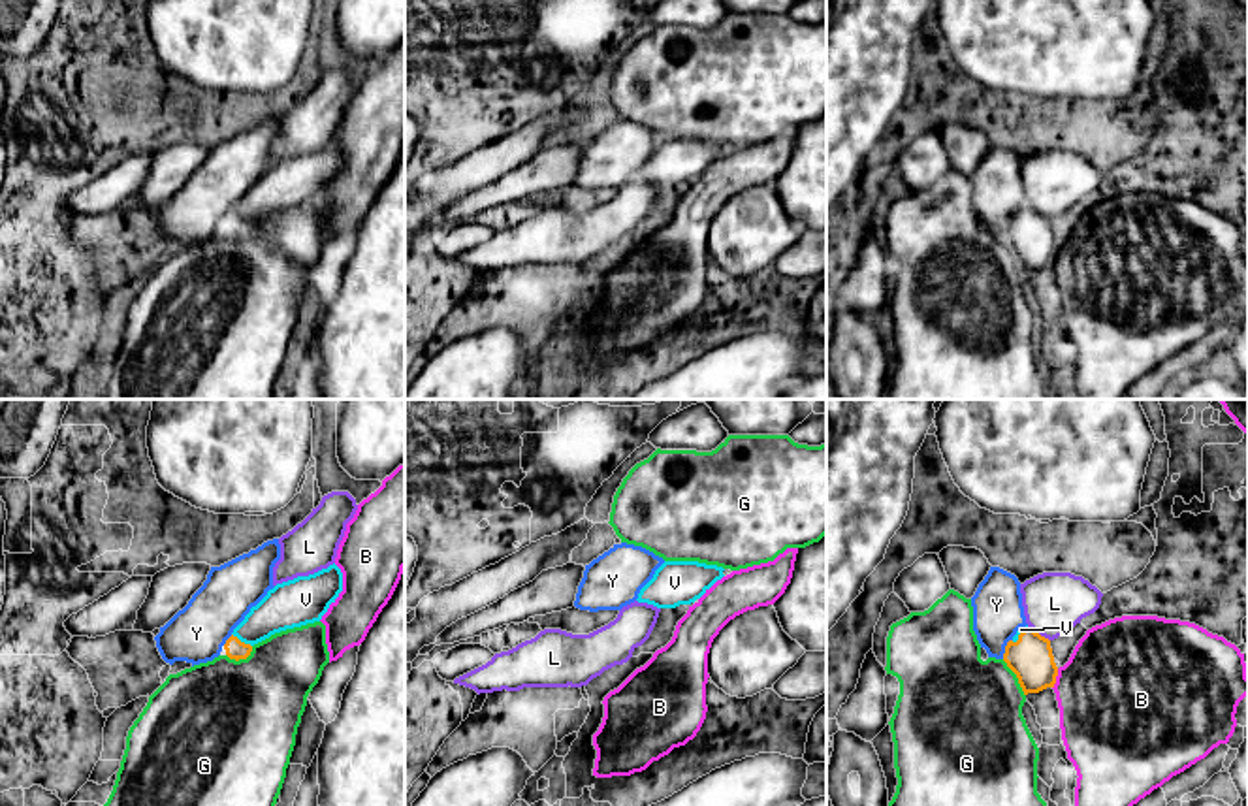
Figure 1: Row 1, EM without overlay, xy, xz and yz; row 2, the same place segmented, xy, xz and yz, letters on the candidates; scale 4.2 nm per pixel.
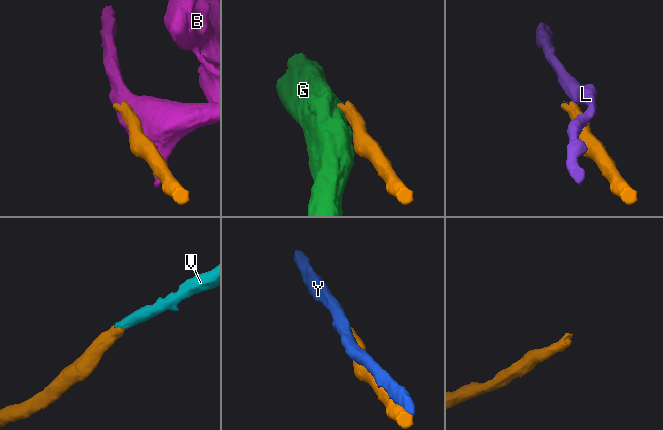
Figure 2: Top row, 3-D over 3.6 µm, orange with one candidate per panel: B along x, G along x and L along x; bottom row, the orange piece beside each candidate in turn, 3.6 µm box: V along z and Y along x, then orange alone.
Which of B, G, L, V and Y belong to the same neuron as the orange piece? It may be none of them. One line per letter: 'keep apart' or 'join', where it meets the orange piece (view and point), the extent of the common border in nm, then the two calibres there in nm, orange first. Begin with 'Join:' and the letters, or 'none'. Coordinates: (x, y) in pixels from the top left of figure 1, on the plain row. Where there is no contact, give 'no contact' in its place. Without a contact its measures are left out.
Join: V
B: keep apart; meets orange in yz at (1055, 257); contact 90 nm long; 190 nm thick on the orange side, 460 nm on the other
G: keep apart; meets orange in yz at (1017, 255); contact 190 nm long; 190 nm thick on the orange side, 440 nm on the other
L: keep apart; meets orange in yz at (1038, 211); contact 120 nm long; 190 nm thick on the orange side, 260 nm on the other
V: join; meets orange in xy at (240, 219); contact 110 nm long; 80 nm thick on the orange side, 190 nm on the other
Y: keep apart; meets orange in yz at (1006, 226); contact 100 nm long; 190 nm thick on the orange side, 220 nm on the other

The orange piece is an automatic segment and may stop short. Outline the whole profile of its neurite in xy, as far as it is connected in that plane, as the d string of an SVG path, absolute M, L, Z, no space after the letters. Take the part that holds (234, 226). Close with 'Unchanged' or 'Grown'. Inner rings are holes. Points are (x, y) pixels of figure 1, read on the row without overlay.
M333 141L309 154L277 162L233 207L224 228L230 237L247 237L252 224L275 211L320 200L343 169L343 151Z. Grown

